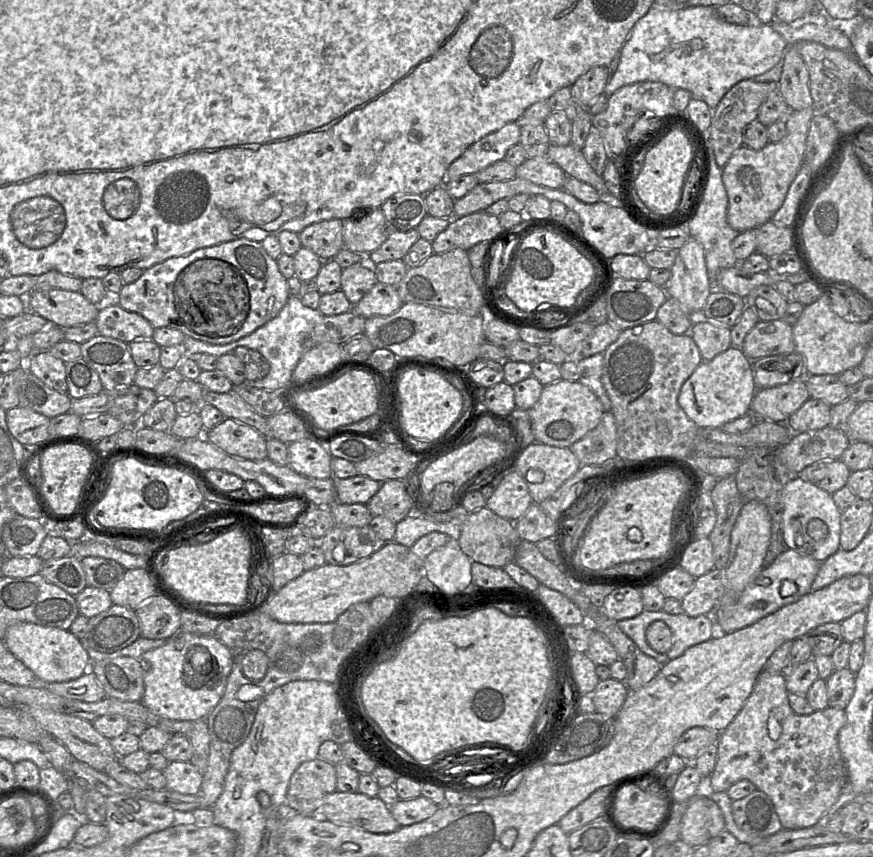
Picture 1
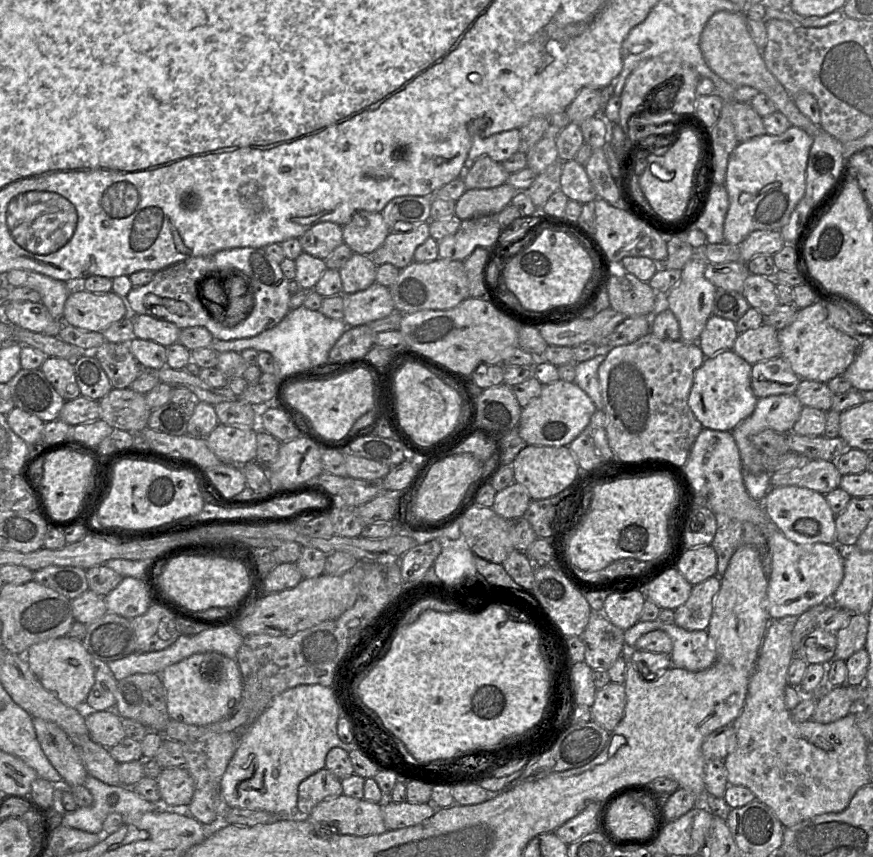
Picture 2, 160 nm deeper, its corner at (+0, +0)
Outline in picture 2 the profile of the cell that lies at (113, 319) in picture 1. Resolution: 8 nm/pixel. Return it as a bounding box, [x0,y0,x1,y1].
[131,314,181,347]

